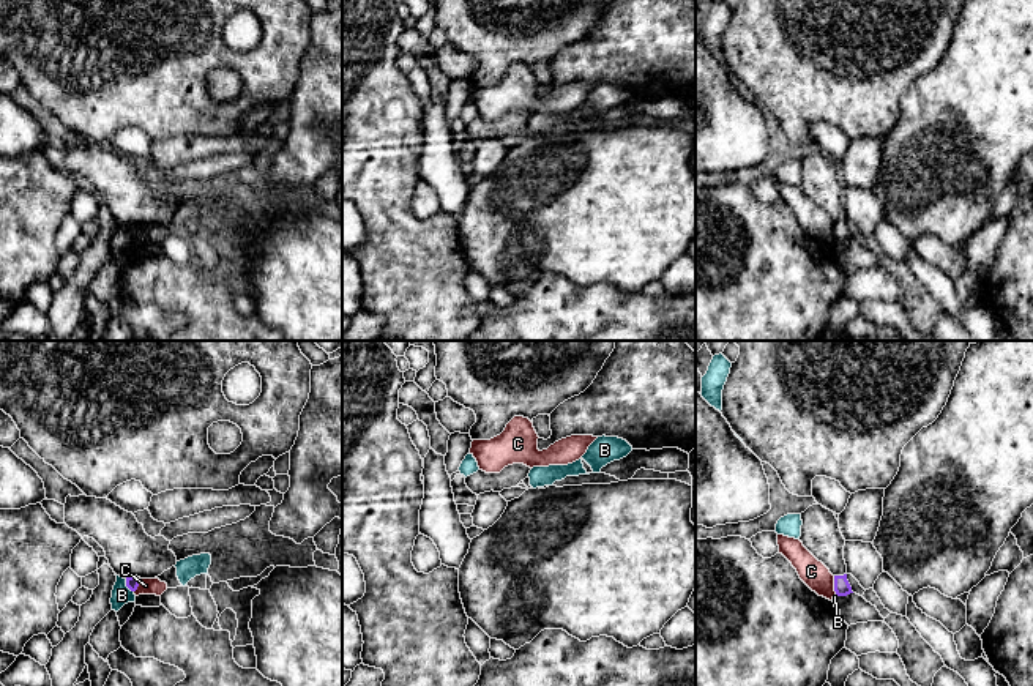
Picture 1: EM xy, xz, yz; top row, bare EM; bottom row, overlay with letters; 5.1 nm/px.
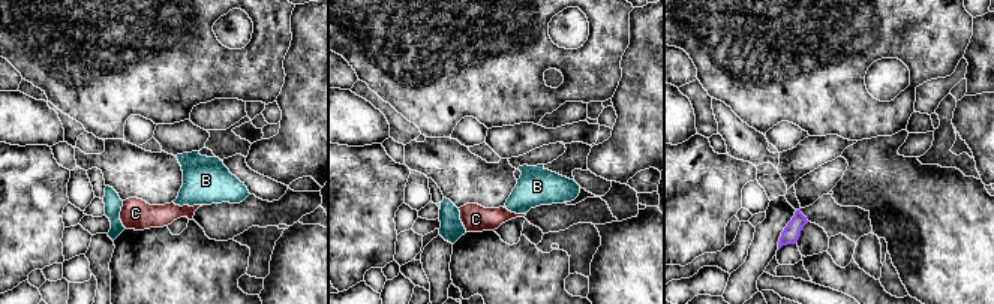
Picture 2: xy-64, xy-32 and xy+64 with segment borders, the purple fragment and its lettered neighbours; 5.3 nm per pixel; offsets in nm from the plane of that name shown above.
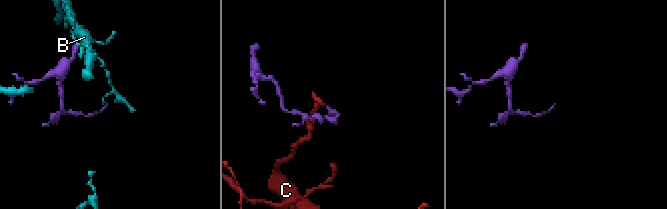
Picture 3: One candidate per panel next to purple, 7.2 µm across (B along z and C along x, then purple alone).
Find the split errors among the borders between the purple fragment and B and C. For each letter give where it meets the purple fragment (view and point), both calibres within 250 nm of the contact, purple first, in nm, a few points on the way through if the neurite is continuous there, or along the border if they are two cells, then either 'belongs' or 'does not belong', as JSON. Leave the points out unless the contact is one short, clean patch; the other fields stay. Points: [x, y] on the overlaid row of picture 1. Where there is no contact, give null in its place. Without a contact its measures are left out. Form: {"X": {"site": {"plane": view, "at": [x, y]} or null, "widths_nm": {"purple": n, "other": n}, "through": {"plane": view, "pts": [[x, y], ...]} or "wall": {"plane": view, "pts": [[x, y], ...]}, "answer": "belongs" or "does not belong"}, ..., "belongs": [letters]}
{"B": {"site": {"plane": "xy", "at": [126, 585]}, "widths_nm": {"purple": 60, "other": 100}, "wall": {"plane": "xy", "pts": [[125, 579], [125, 584], [133, 592]]}, "answer": "does not belong"}, "C": {"site": {"plane": "yz", "at": [835, 585]}, "widths_nm": {"purple": 80, "other": 140}, "wall": {"plane": "yz", "pts": [[833, 576], [833, 590], [836, 593]]}, "answer": "does not belong"}, "belongs": []}

